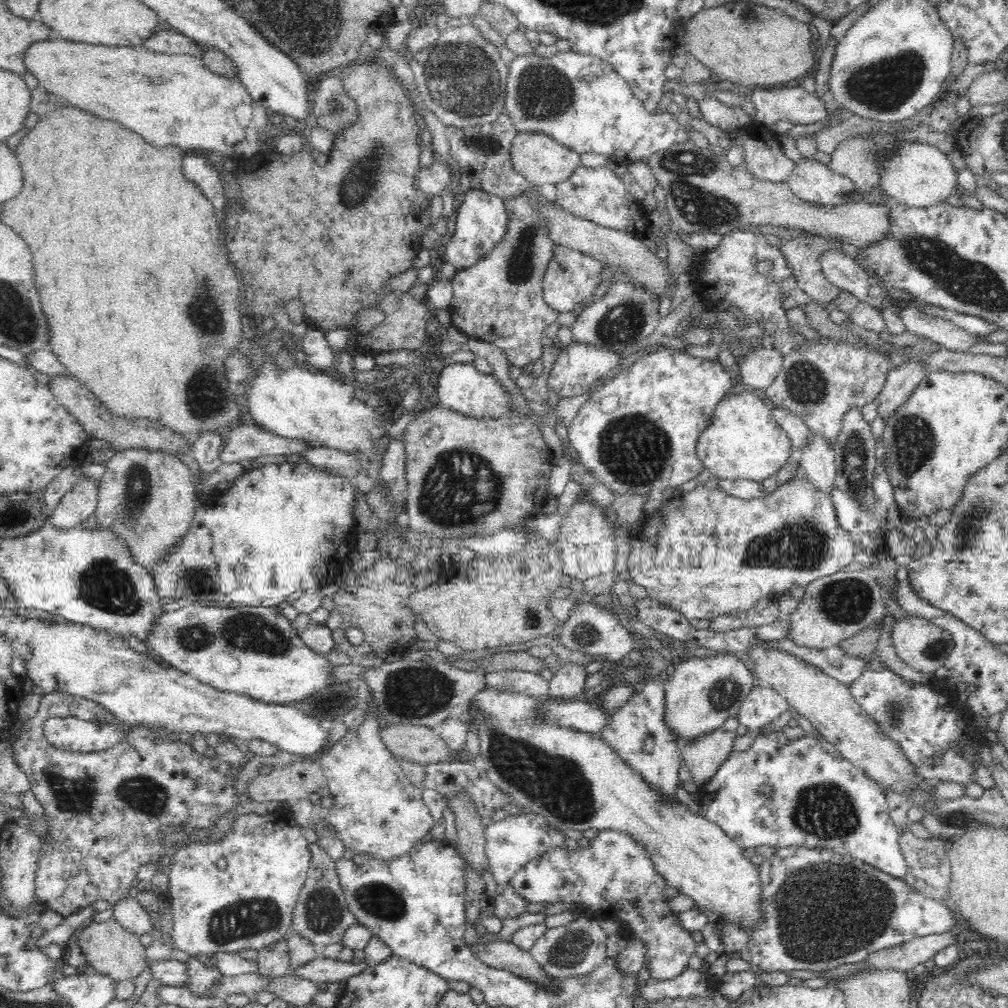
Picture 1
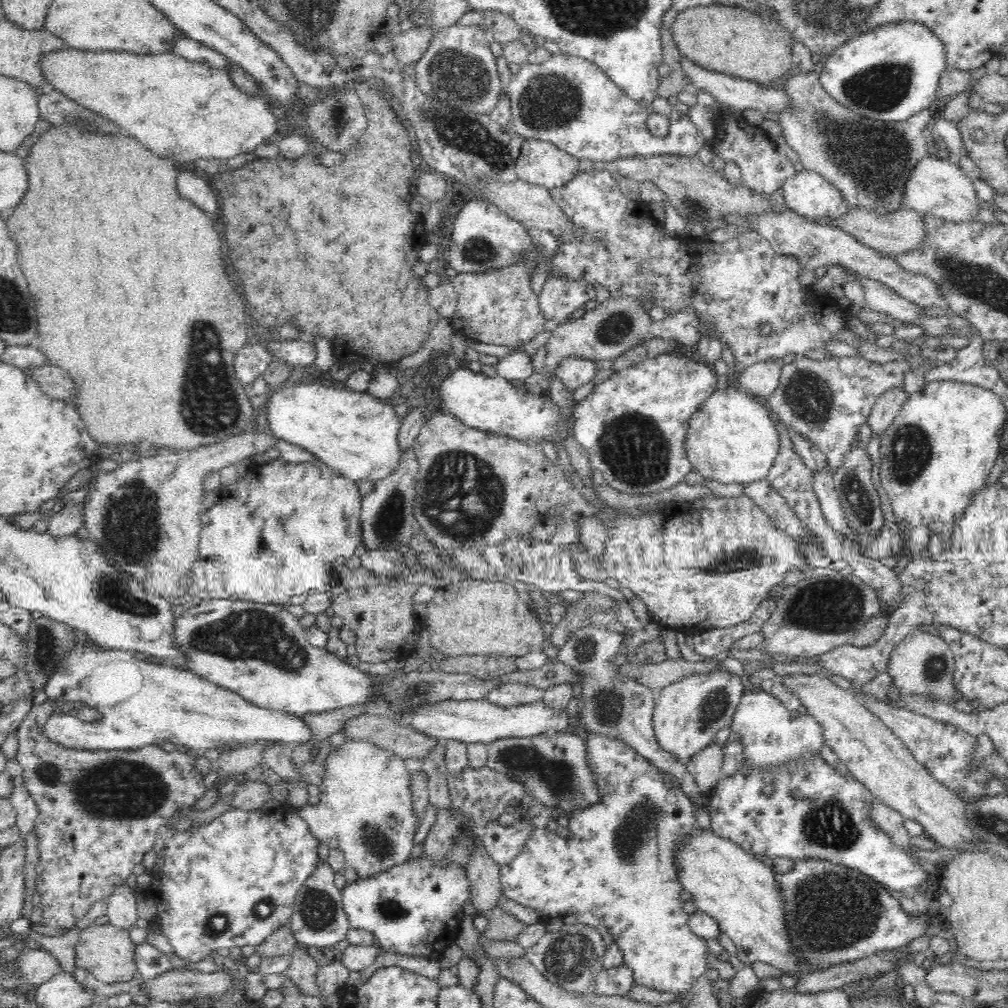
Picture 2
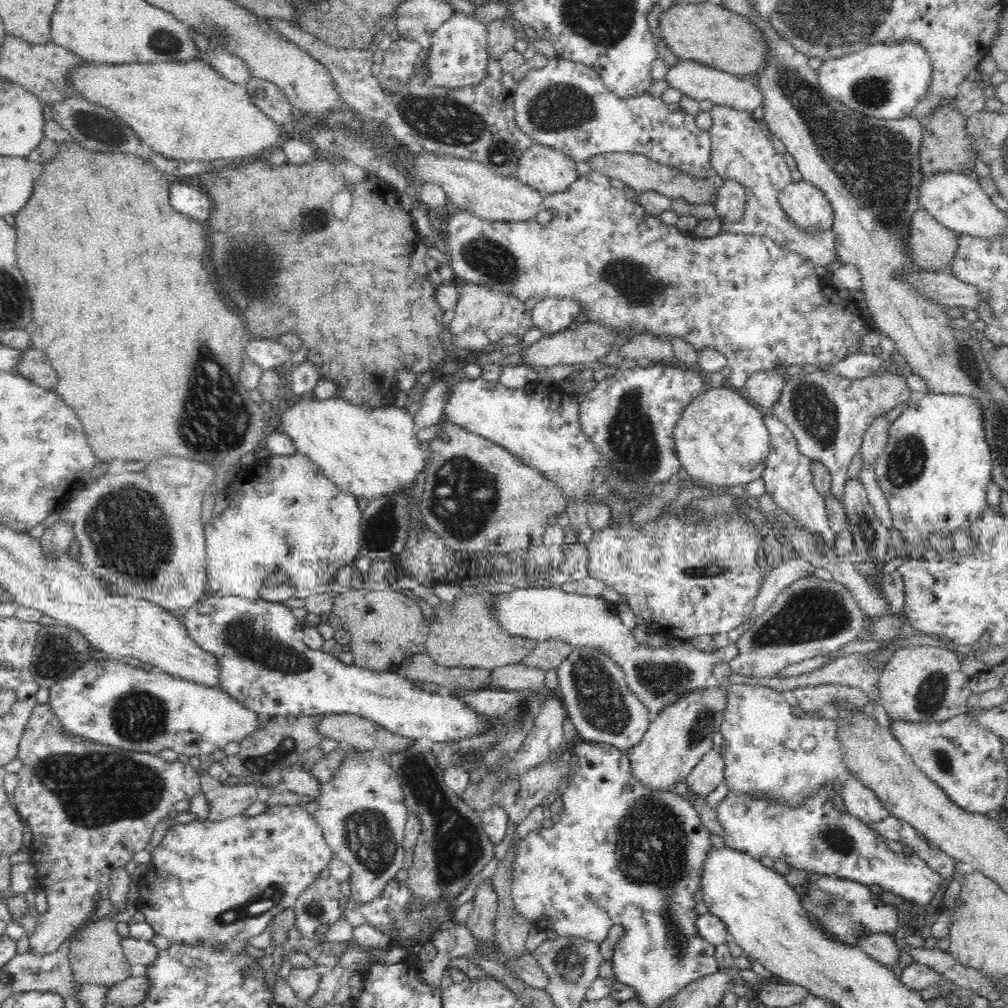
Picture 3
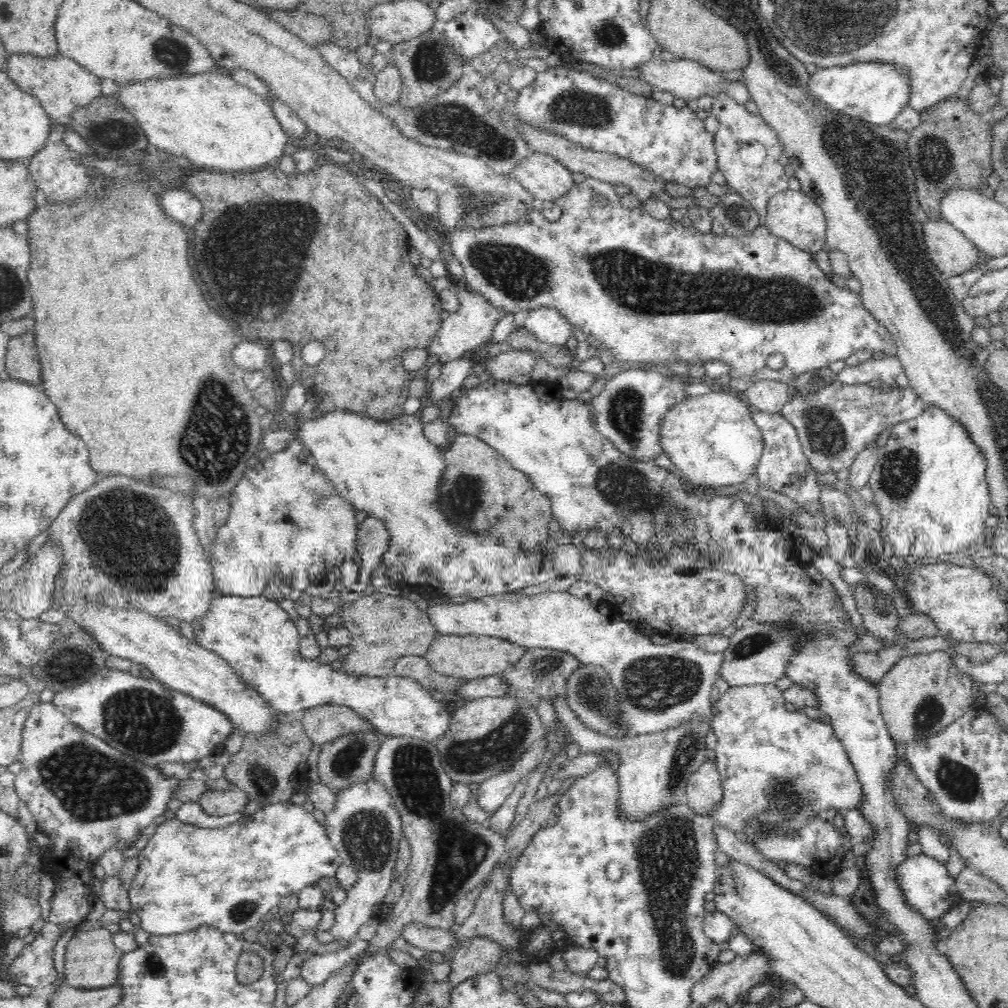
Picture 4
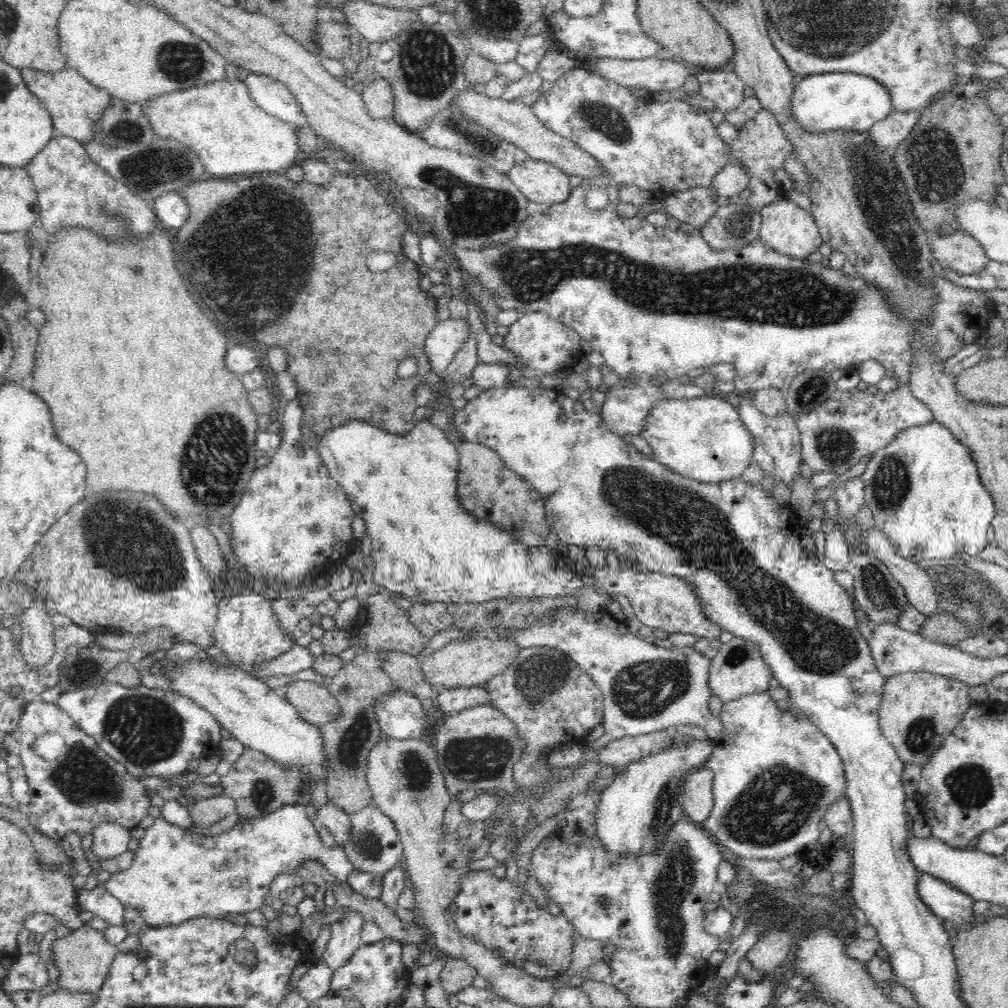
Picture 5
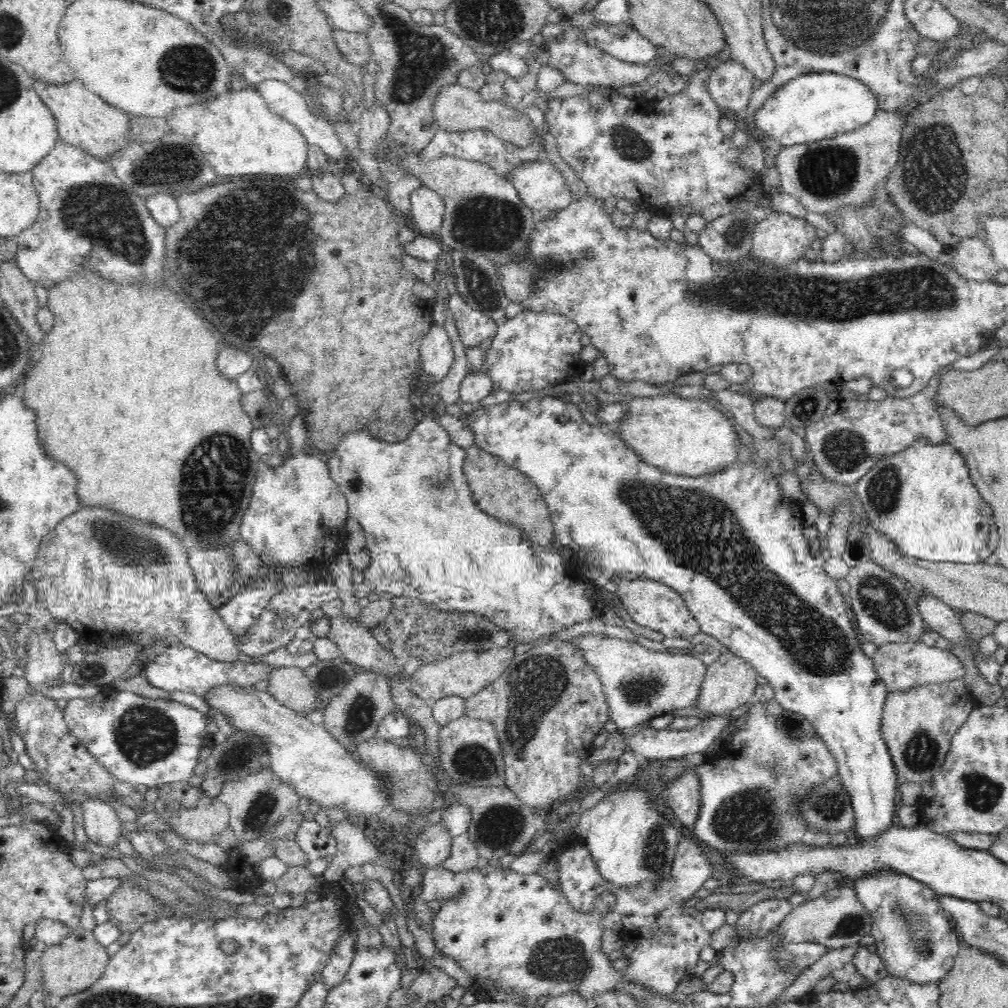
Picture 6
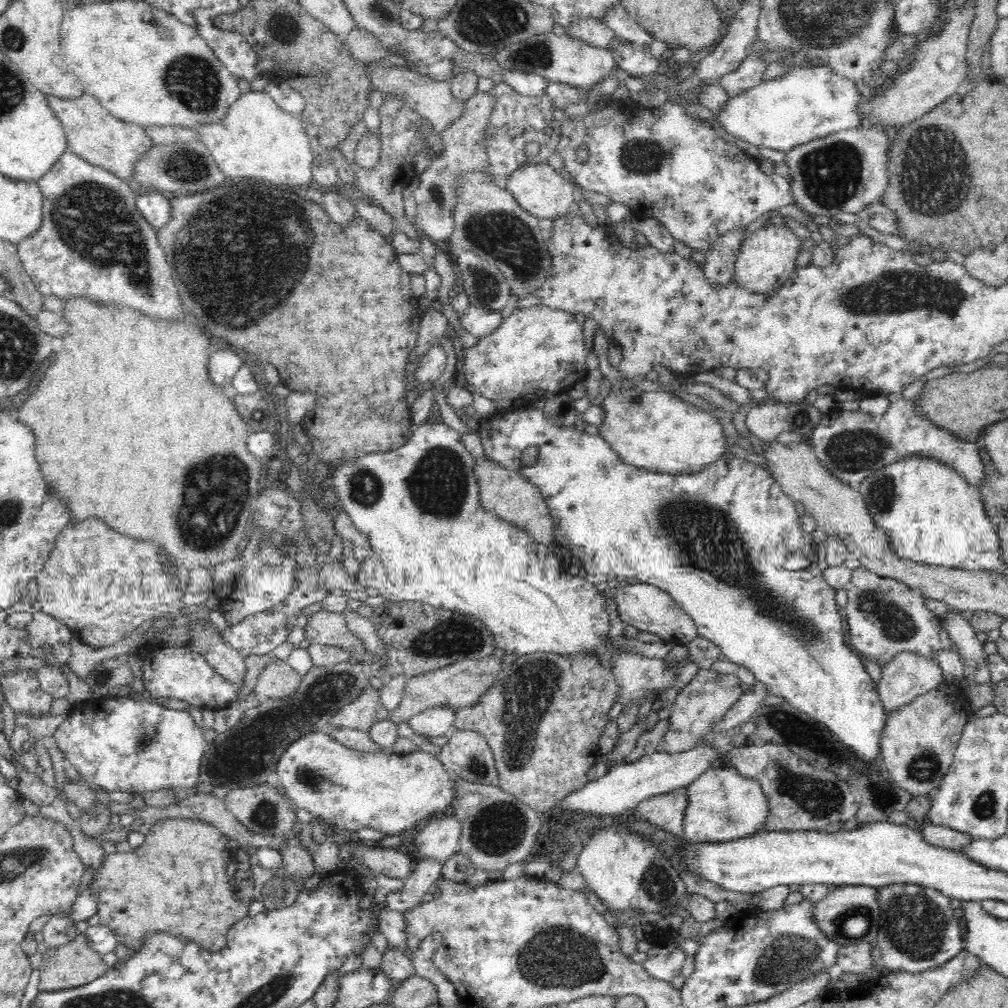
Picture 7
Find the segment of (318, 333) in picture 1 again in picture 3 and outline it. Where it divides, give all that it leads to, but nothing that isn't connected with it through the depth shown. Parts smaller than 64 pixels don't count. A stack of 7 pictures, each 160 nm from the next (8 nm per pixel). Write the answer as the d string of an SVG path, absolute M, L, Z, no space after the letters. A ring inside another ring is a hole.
M251 338L245 344L245 355L258 363L264 370L289 364L294 358L294 351L276 339Z

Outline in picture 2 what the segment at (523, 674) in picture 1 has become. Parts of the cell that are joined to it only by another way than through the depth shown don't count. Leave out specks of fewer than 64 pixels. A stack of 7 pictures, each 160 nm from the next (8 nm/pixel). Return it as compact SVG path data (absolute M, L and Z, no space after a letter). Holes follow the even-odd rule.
M506 682L506 684L492 687L487 700L504 708L522 706L543 701L545 691L538 686L520 684L520 682Z

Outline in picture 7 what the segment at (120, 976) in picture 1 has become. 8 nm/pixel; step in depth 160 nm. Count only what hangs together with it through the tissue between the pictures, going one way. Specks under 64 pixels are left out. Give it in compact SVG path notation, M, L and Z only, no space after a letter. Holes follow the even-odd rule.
M78 933L70 942L65 942L57 947L48 947L43 953L41 963L39 966L40 970L40 982L39 992L54 992L58 990L66 990L82 986L100 978L100 975L106 974L109 969L104 960L102 959L103 954L92 949L90 943L88 943L87 933Z

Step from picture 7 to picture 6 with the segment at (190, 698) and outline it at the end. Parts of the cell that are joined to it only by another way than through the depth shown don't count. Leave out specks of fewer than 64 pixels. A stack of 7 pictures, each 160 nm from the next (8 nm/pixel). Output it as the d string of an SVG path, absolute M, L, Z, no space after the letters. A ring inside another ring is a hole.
M175 639L172 640L171 646L168 646L162 654L142 670L142 676L146 677L150 684L156 688L170 693L173 691L193 693L202 698L204 698L206 691L212 690L213 686L224 683L240 686L254 685L260 680L268 681L273 673L276 673L276 668L272 664L264 664L264 662L246 664L241 661L219 662Z

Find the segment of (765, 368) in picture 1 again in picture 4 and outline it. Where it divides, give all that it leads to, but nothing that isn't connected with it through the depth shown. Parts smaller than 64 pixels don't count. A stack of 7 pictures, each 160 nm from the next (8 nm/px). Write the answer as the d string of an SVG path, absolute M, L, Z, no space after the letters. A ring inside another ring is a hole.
M761 380L747 386L746 390L742 393L742 396L753 410L774 414L780 413L784 403L791 397L789 390L789 383Z

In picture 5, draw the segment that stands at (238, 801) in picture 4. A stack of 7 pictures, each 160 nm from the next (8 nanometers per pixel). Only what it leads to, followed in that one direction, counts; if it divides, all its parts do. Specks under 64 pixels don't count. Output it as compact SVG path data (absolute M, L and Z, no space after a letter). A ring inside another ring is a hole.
M220 794L213 797L202 797L190 805L190 815L196 821L196 826L209 826L218 822L228 814L236 811L236 799Z

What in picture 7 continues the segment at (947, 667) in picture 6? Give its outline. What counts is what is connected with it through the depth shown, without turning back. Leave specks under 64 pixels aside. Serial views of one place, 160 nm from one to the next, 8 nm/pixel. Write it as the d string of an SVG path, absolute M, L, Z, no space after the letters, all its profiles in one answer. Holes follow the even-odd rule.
M898 652L886 666L882 667L882 678L879 681L879 694L887 715L898 710L905 703L912 702L916 696L926 694L944 680L944 670L935 658L927 658L914 652Z

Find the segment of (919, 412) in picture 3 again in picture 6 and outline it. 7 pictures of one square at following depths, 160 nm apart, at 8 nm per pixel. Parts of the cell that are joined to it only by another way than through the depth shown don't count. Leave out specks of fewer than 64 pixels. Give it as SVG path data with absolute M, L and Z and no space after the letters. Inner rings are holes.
M917 438L908 448L883 456L853 487L870 524L905 557L960 564L992 558L997 543L993 510L972 483L970 467L963 454L950 443Z

